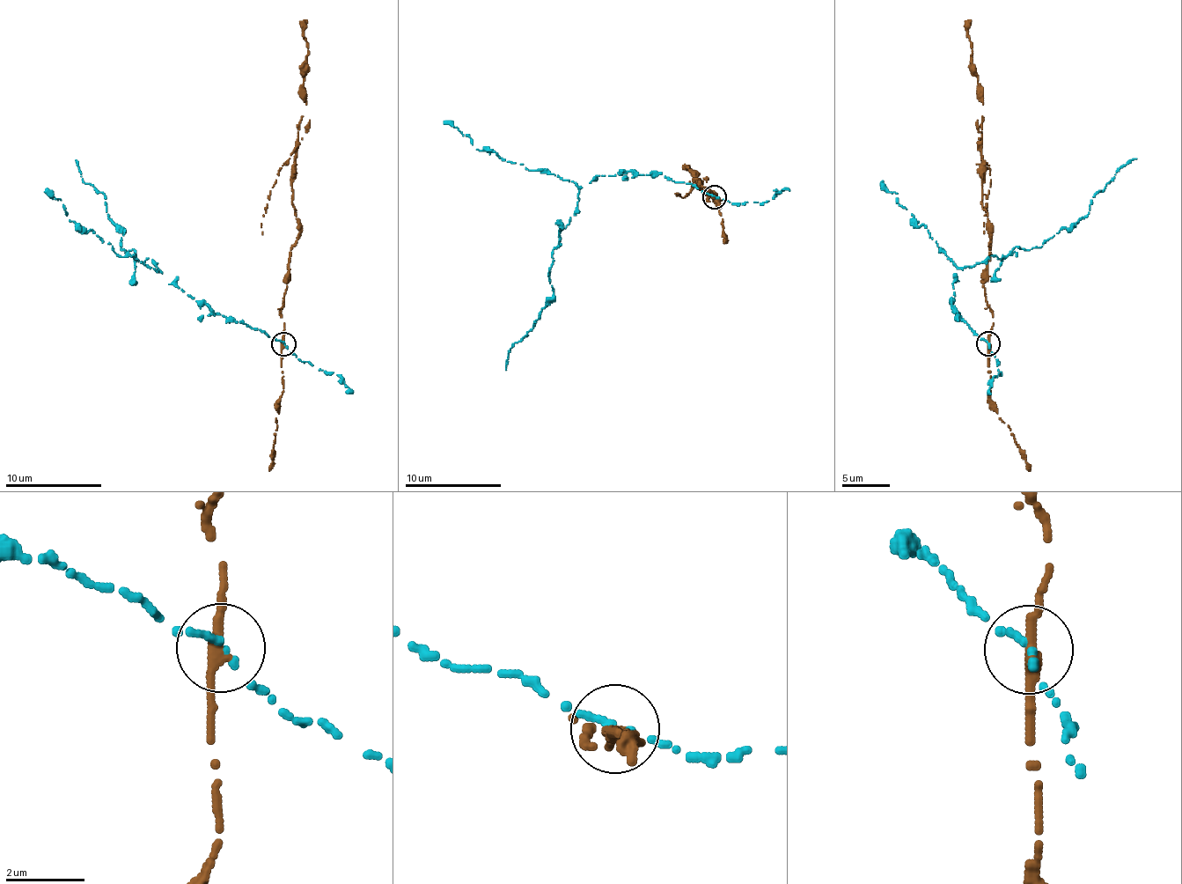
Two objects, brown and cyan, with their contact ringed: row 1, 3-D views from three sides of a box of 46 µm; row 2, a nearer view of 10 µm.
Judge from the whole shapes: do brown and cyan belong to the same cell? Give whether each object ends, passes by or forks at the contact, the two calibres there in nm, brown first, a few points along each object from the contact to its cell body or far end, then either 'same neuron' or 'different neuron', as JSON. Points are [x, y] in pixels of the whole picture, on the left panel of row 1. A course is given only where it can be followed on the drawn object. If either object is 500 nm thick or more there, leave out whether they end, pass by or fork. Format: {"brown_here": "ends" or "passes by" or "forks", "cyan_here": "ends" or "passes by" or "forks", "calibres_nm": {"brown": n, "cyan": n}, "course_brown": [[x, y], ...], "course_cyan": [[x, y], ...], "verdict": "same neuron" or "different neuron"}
{"brown_here": "passes by", "cyan_here": "ends", "calibres_nm": {"brown": 320, "cyan": 240}, "course_brown": [[284, 343], [281, 312], [298, 234], [292, 165], [307, 95], [308, 42], [299, 21]], "course_cyan": [[284, 343], [228, 322], [155, 261], [121, 250], [126, 231], [76, 159]], "verdict": "different neuron"}

